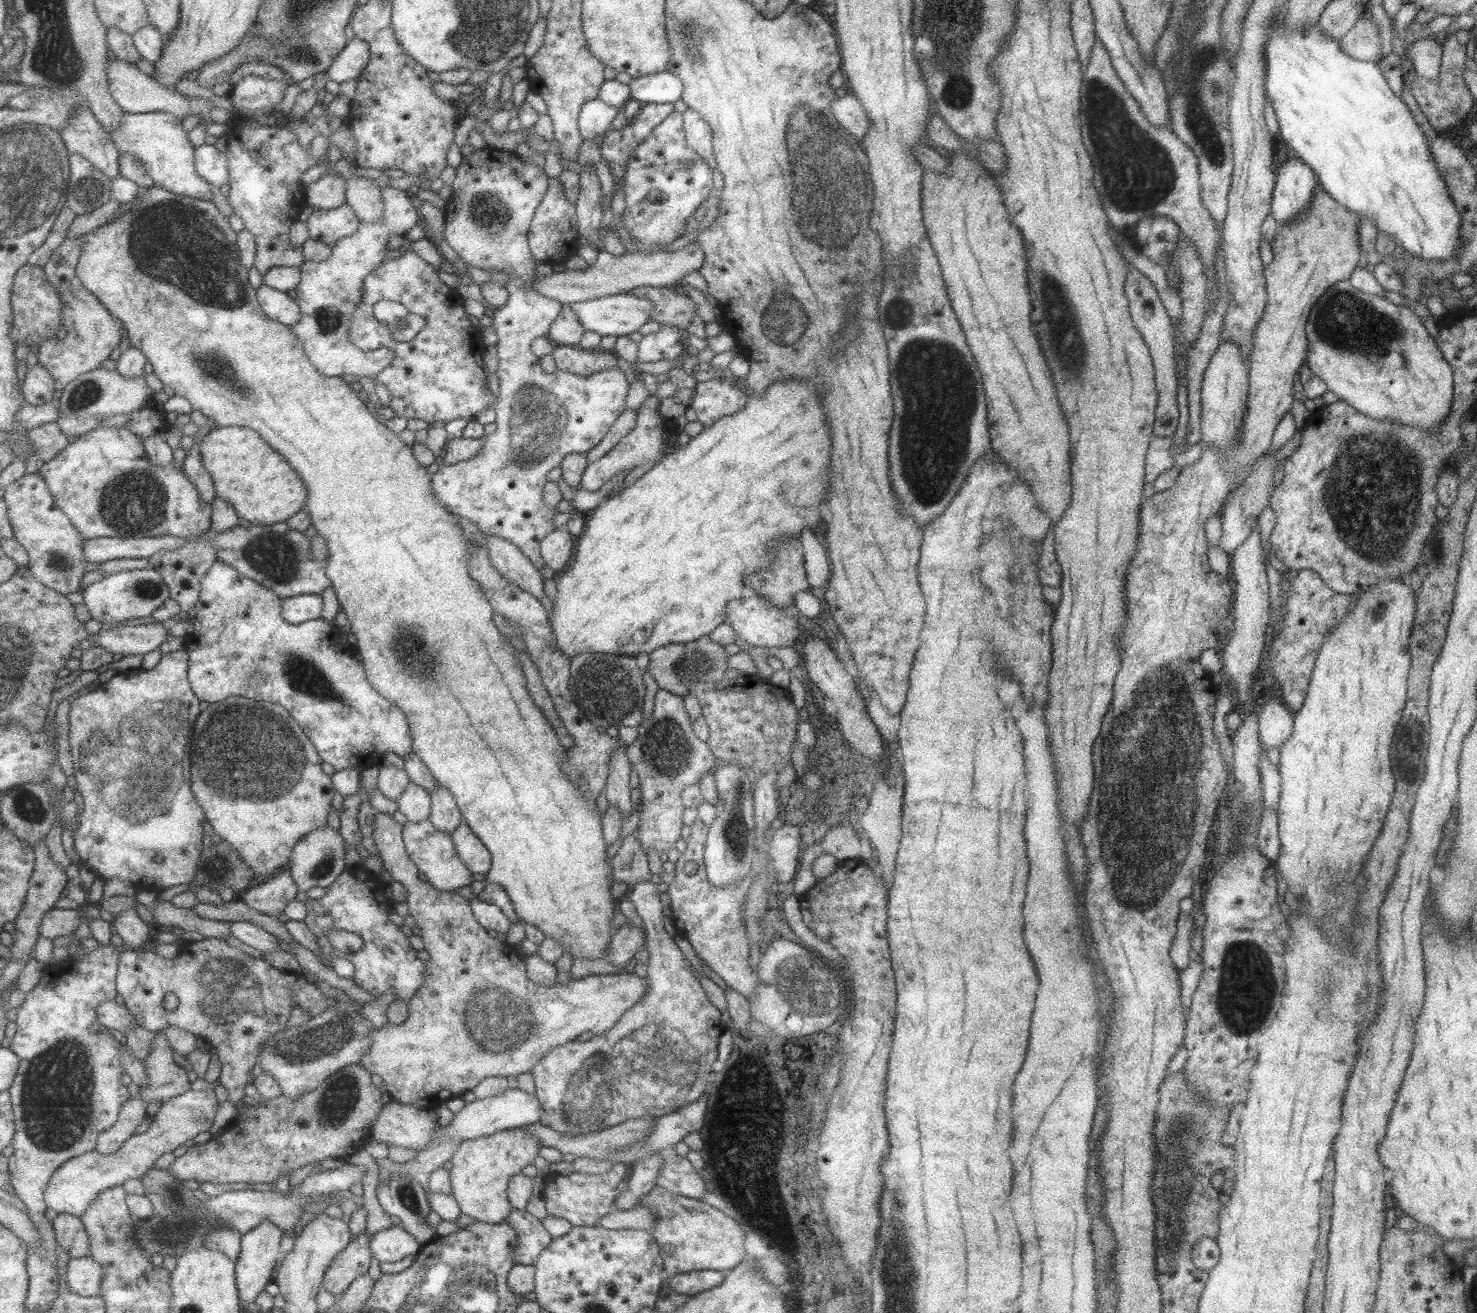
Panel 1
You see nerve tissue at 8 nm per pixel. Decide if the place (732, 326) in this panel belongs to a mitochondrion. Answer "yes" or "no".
no

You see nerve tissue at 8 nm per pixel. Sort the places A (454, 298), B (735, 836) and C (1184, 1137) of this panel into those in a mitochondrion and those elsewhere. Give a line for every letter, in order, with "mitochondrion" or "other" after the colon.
A: other
B: mitochondrion
C: mitochondrion

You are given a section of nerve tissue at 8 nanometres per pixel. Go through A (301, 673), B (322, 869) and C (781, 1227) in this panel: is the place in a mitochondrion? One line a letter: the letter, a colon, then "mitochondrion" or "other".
A: mitochondrion
B: mitochondrion
C: other

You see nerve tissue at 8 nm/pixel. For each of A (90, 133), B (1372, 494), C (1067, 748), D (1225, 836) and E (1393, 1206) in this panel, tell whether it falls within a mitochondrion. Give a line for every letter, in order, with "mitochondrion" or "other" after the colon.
A: other
B: mitochondrion
C: other
D: mitochondrion
E: other

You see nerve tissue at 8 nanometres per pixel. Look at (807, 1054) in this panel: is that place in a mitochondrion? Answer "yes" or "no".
no

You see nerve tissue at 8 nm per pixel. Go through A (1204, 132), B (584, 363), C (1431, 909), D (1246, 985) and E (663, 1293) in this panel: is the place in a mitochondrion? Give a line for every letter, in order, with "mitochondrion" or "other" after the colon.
A: mitochondrion
B: other
C: other
D: mitochondrion
E: other

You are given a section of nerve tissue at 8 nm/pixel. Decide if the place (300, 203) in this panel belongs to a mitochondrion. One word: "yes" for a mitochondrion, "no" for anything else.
no

